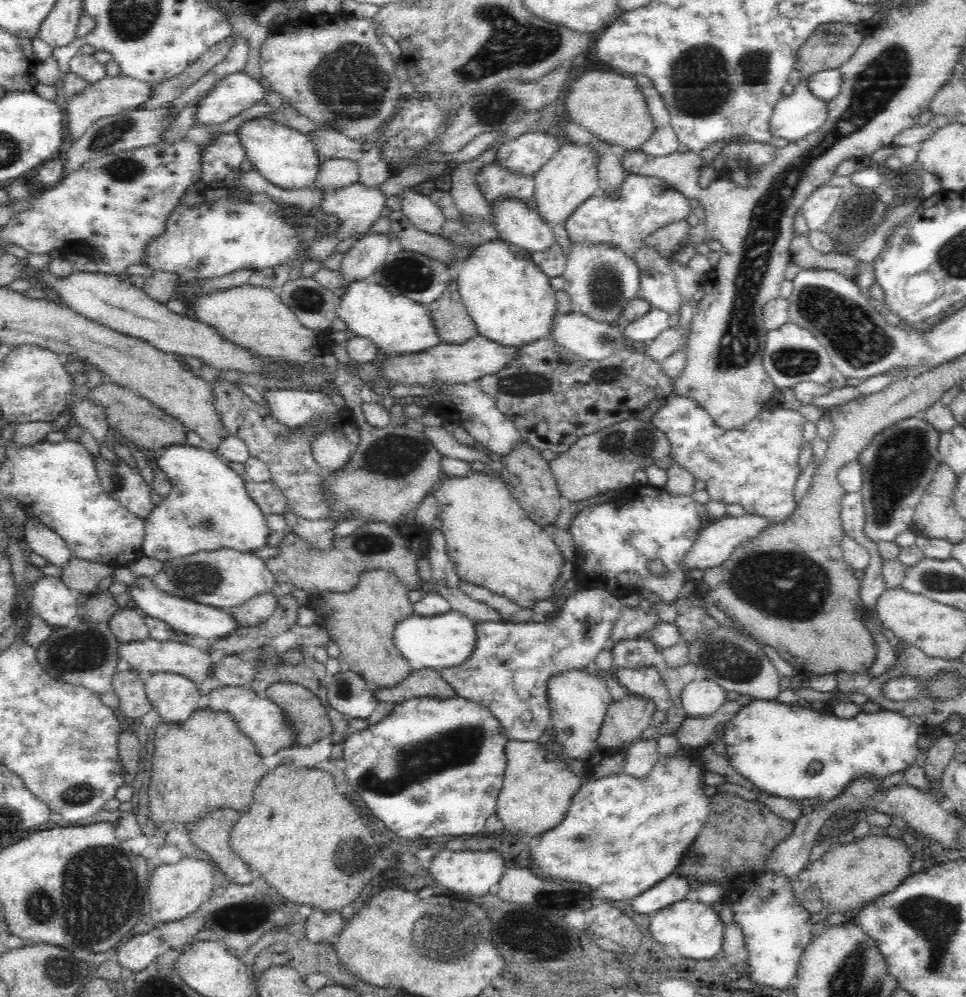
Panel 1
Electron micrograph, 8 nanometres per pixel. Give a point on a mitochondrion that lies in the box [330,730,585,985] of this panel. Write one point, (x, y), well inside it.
(436, 934)

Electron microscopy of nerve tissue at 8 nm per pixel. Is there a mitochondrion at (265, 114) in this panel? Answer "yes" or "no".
no

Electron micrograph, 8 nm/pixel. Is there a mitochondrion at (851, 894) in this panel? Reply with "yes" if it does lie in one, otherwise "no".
no

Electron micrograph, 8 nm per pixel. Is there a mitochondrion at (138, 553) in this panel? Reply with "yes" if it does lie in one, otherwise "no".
no

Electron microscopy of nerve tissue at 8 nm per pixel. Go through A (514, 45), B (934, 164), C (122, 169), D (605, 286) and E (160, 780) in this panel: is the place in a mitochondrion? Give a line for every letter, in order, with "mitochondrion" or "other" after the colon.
A: mitochondrion
B: other
C: mitochondrion
D: mitochondrion
E: other

